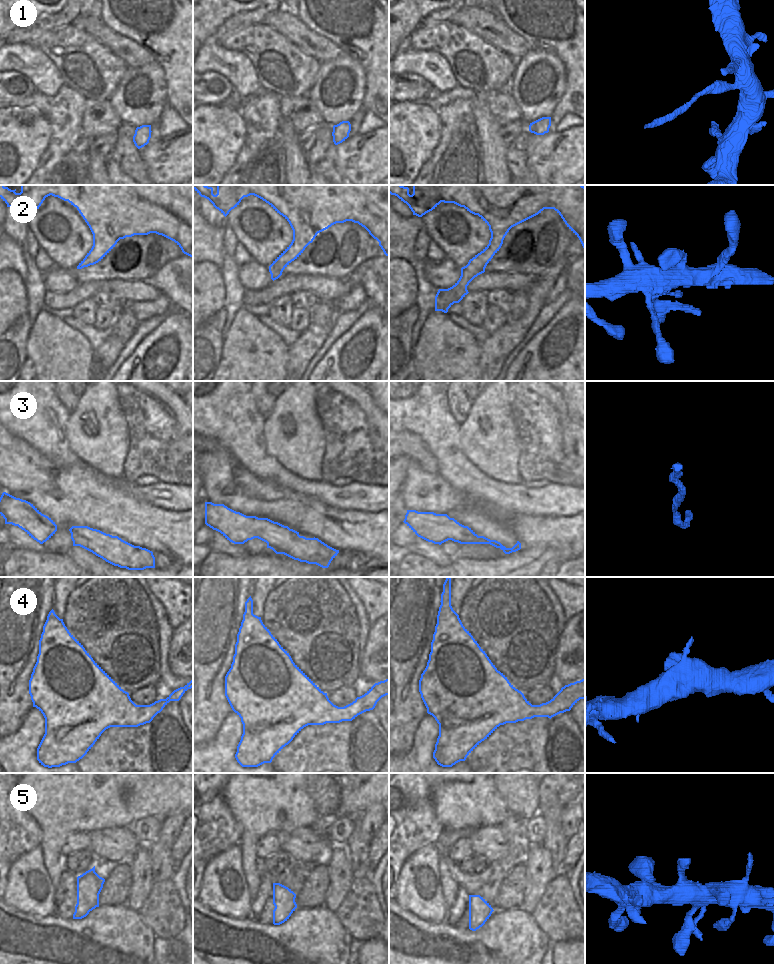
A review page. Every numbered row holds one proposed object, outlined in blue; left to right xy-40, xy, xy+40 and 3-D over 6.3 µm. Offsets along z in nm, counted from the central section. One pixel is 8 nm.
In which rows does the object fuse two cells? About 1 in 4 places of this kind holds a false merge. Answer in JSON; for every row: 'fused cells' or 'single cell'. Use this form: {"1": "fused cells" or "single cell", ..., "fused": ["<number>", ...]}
{"1": "fused cells", "2": "fused cells", "3": "single cell", "4": "single cell", "5": "single cell", "fused": ["1", "2"]}

